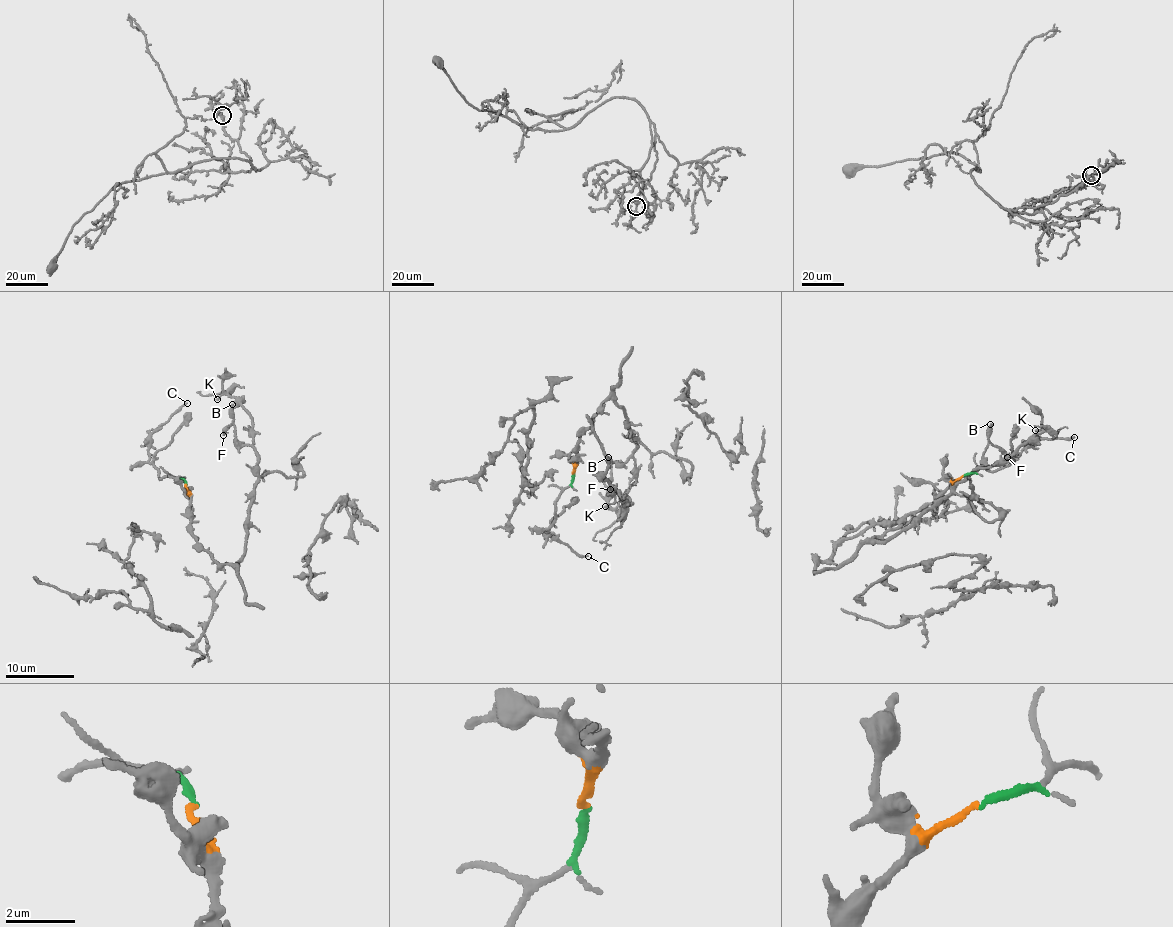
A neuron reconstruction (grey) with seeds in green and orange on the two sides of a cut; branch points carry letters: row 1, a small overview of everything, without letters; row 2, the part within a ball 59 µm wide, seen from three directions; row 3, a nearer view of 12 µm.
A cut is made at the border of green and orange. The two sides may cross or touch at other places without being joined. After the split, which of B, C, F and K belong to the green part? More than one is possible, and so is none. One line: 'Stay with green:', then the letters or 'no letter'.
Stay with green: C

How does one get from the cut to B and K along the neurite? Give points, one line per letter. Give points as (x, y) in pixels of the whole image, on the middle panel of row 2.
B: (574, 474), (580, 433), (611, 398), (624, 411), (637, 446), (621, 463), (608, 457)
K: (574, 474), (580, 433), (611, 398), (637, 437), (635, 478), (622, 501), (613, 508), (604, 505)

